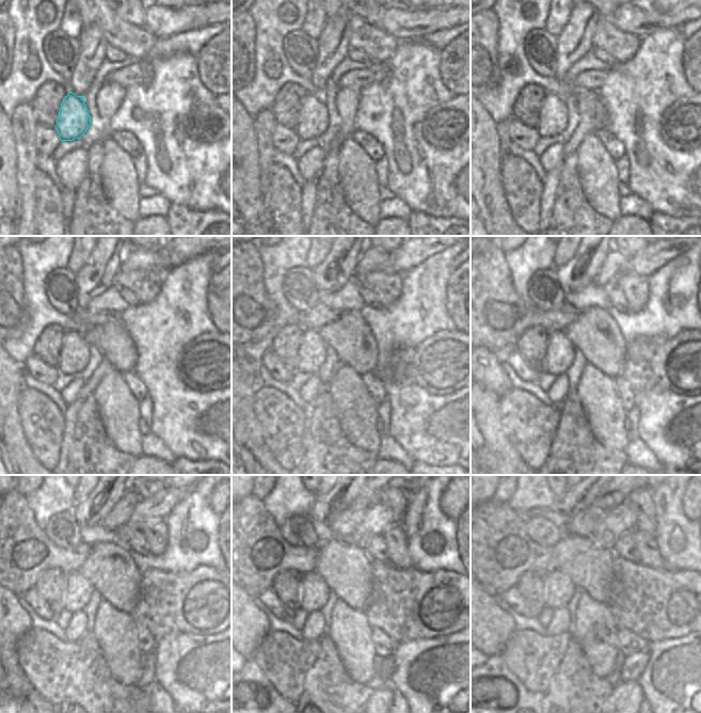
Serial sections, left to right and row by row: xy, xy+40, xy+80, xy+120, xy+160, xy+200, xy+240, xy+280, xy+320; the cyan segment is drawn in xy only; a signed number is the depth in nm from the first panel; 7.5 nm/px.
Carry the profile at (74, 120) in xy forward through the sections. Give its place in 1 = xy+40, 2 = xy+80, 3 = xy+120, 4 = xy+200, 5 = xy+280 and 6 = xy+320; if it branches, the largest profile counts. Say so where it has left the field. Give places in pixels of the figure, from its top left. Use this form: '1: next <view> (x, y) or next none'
1: next xy+40 (313, 120)
2: next xy+80 (553, 114)
3: next xy+120 (74, 359)
4: next xy+200 (559, 351)
5: next xy+280 (316, 592)
6: next xy+320 (559, 589)

